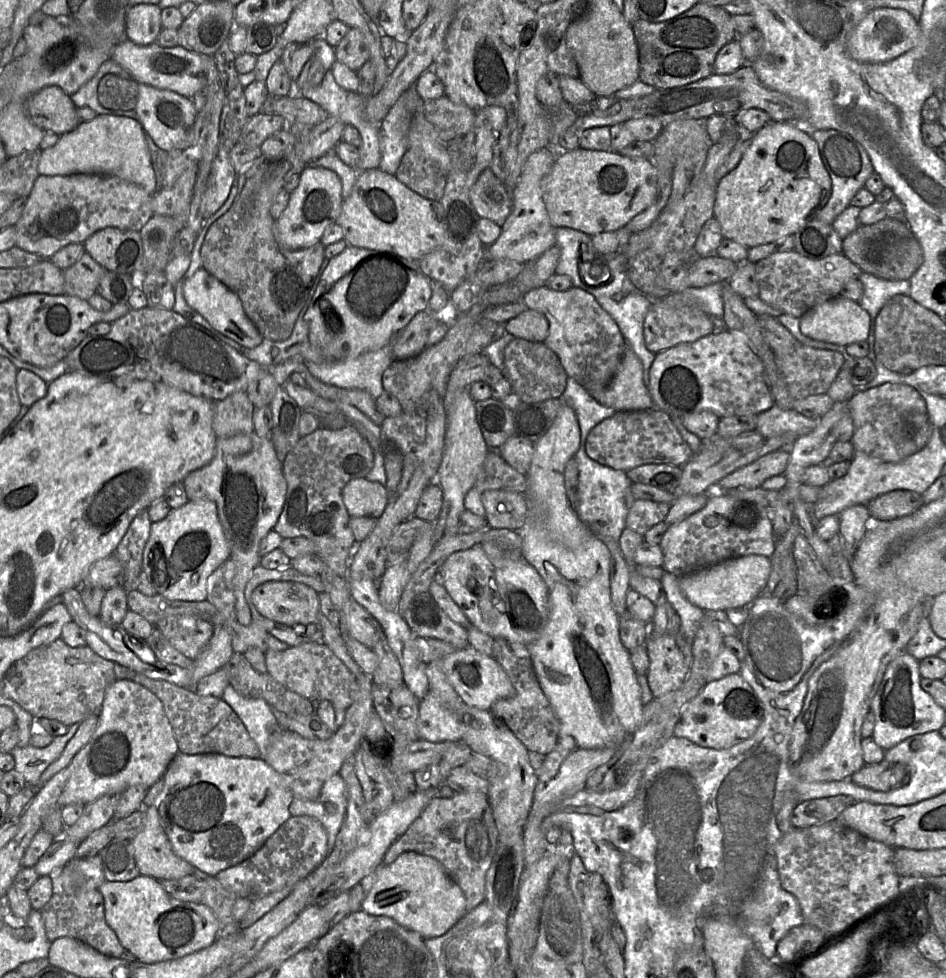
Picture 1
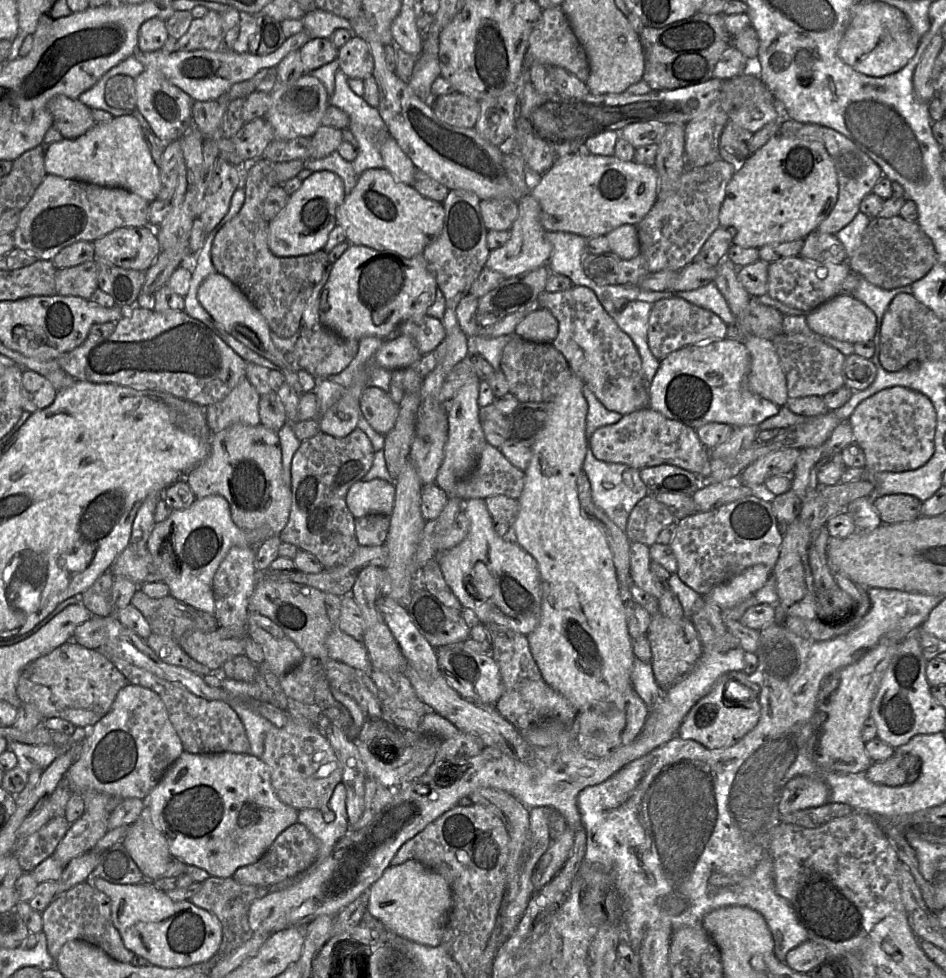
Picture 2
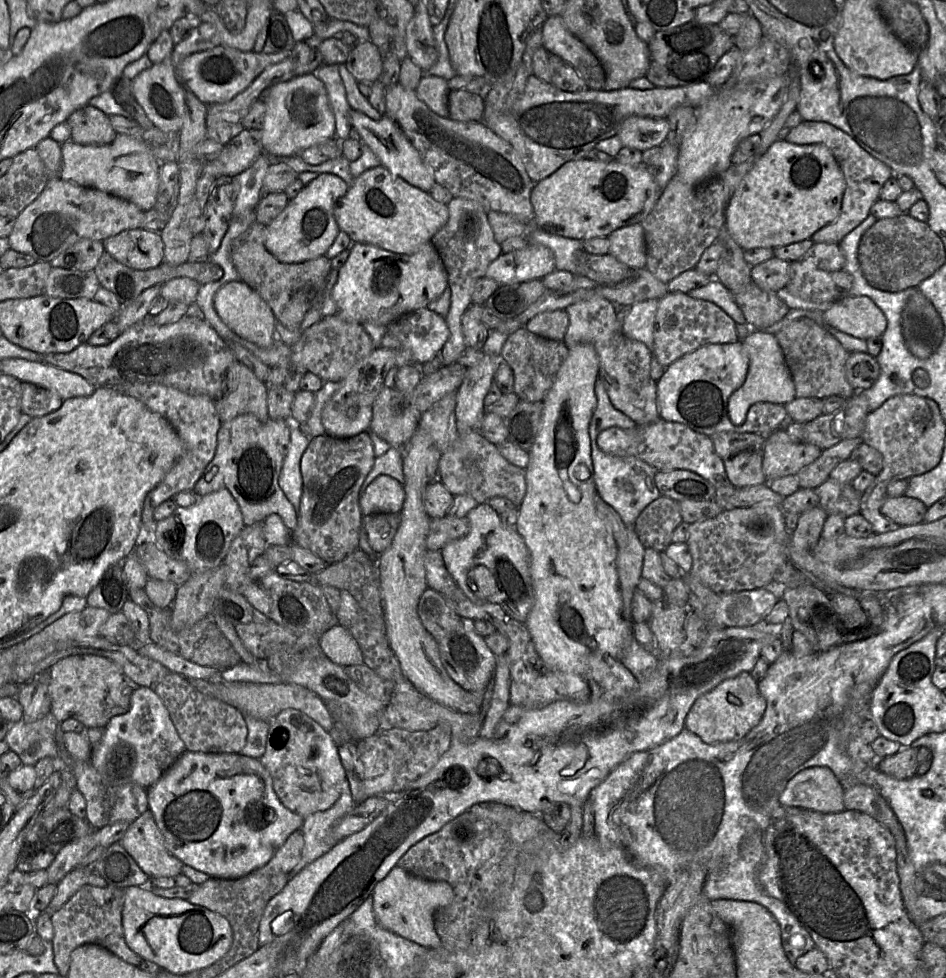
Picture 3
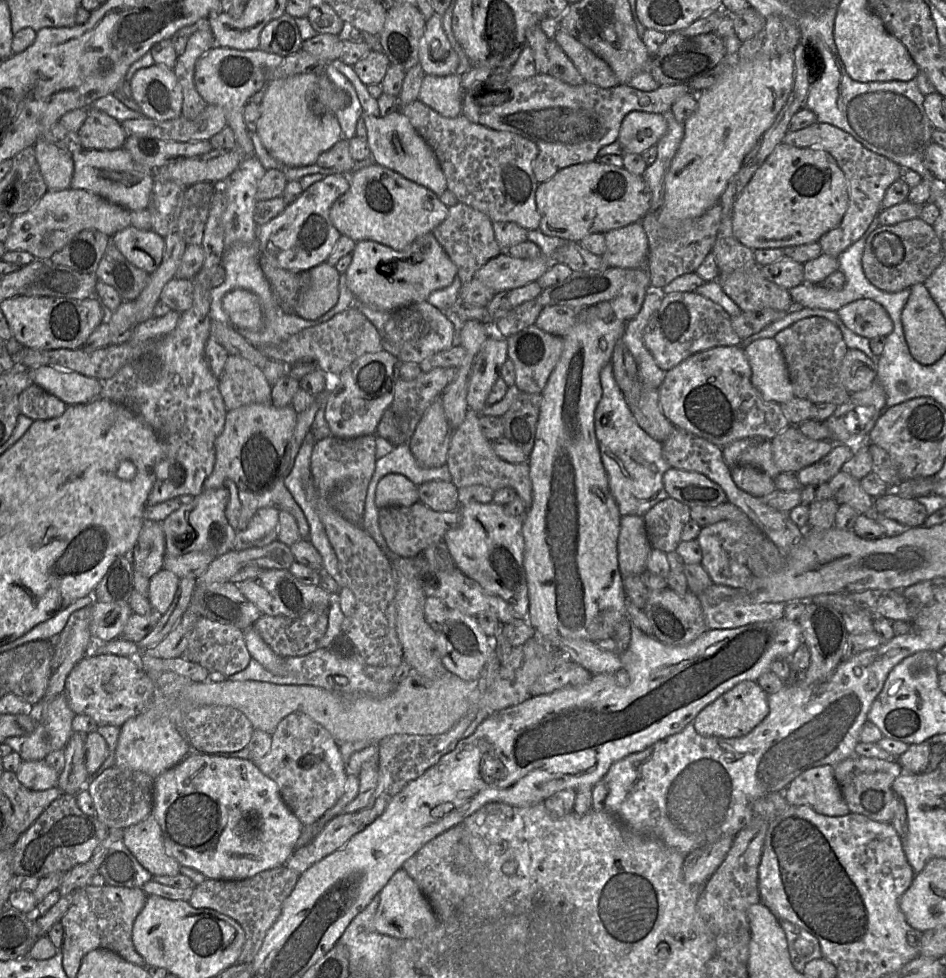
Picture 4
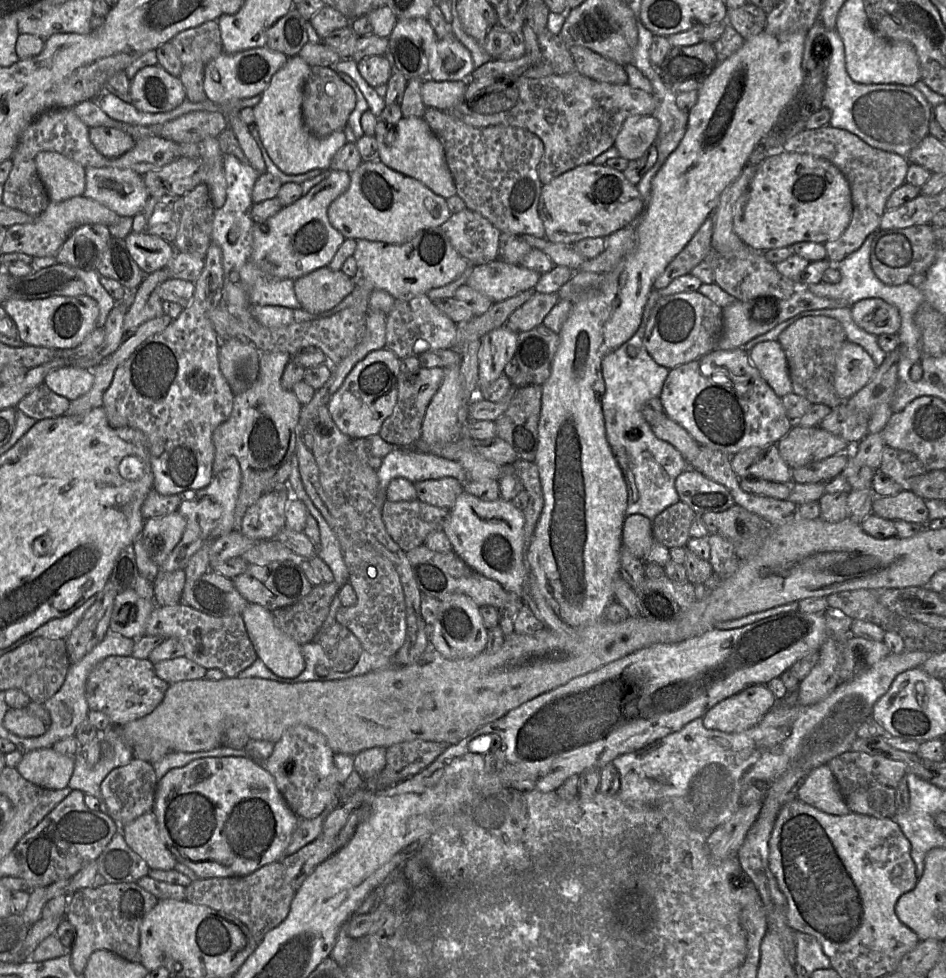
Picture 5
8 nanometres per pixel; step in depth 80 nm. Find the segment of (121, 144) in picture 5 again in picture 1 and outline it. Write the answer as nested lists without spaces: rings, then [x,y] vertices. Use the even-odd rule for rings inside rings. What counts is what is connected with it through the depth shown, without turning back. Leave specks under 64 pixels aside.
[[[47,86],[26,101],[32,122],[44,131],[62,135],[73,131],[82,121],[70,95],[57,86]]]

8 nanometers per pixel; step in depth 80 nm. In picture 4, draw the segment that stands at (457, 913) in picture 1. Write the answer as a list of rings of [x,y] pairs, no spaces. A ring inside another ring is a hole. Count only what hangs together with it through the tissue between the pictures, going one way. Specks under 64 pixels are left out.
[[[402,868],[395,871],[378,893],[379,904],[374,917],[376,930],[398,939],[423,935],[437,924],[436,912],[416,882]]]

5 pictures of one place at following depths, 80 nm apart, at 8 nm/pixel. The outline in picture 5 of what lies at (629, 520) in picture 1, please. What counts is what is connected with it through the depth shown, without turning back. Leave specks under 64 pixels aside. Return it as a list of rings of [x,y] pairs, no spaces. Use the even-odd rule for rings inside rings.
[[[681,500],[672,504],[651,521],[654,541],[669,549],[685,547],[690,539],[689,529],[696,518],[696,512]]]

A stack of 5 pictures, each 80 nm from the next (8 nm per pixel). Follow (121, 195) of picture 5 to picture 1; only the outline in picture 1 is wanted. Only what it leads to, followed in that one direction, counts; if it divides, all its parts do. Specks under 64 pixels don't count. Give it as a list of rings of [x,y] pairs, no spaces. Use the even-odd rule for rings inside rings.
[[[98,114],[92,120],[81,122],[73,131],[59,136],[55,145],[41,151],[39,175],[111,175],[130,181],[151,194],[158,191],[147,133],[139,121],[126,116]]]

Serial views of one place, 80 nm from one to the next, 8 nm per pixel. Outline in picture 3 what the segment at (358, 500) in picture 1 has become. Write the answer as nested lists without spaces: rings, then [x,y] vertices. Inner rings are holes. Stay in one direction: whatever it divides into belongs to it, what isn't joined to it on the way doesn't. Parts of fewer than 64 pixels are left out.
[[[380,475],[365,489],[361,487],[359,505],[363,516],[375,513],[393,513],[401,511],[404,499],[405,491],[403,484],[389,475]]]

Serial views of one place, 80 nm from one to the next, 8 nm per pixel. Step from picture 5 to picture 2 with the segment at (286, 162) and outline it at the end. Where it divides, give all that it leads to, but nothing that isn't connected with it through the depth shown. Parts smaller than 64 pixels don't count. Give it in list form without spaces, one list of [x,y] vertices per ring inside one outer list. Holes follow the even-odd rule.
[[[306,73],[293,83],[278,84],[270,93],[270,105],[264,116],[274,131],[274,139],[291,140],[298,137],[311,137],[320,126],[348,128],[346,113],[330,105],[328,92],[323,83]]]

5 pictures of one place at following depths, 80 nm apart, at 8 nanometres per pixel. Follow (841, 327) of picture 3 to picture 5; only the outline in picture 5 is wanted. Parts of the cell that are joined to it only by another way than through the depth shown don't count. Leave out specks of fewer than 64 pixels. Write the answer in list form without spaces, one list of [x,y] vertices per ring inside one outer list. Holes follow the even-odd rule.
[[[881,299],[860,300],[850,310],[855,324],[870,334],[898,334],[901,327],[899,310]]]

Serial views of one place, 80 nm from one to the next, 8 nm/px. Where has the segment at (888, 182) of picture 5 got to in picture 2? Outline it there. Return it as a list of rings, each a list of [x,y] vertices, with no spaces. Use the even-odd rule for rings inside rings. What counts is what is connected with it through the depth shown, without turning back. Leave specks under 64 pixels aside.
[[[787,120],[780,127],[780,134],[802,140],[818,141],[822,143],[832,158],[838,180],[838,197],[835,206],[828,217],[820,223],[818,232],[831,235],[837,234],[847,226],[860,212],[860,203],[863,198],[873,193],[873,187],[881,177],[885,177],[881,168],[850,139],[841,133],[817,124],[804,124],[795,120]]]

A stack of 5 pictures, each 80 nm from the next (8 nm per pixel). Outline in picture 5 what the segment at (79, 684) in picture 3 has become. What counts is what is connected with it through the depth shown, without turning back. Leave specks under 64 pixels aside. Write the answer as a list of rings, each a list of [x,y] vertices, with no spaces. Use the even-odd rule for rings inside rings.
[[[109,656],[89,674],[85,695],[91,711],[104,713],[114,726],[124,726],[150,714],[162,702],[169,686],[157,676],[154,664],[149,659]]]

